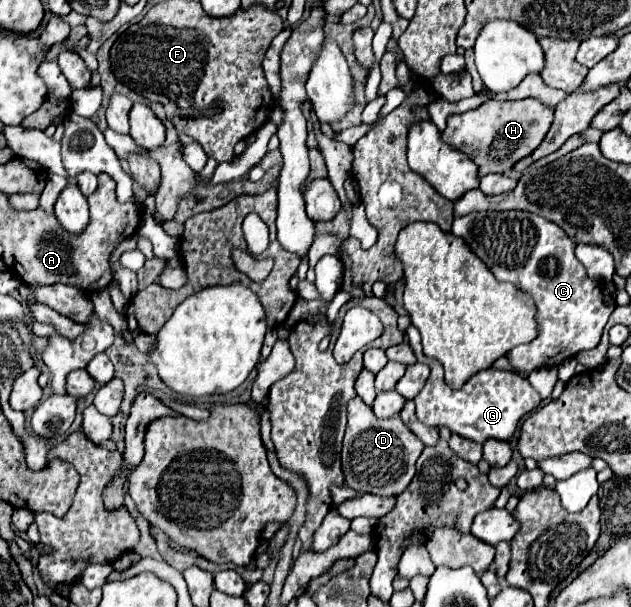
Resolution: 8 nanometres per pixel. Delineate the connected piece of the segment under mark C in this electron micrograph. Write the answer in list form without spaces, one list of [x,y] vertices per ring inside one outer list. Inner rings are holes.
[[[521,210],[471,212],[455,218],[451,232],[471,246],[497,280],[515,284],[535,300],[537,338],[507,352],[515,372],[531,374],[541,366],[561,366],[567,358],[601,342],[613,306],[603,302],[601,284],[587,276],[583,264],[573,254],[575,242],[555,222]]]

